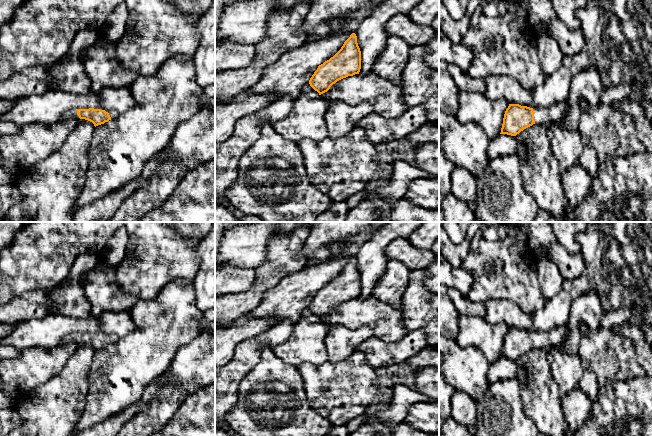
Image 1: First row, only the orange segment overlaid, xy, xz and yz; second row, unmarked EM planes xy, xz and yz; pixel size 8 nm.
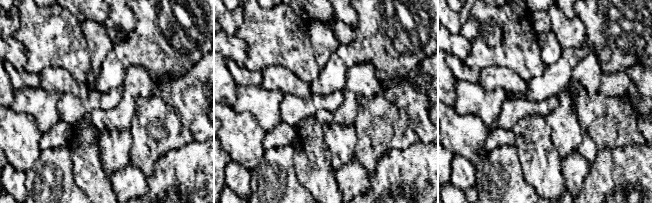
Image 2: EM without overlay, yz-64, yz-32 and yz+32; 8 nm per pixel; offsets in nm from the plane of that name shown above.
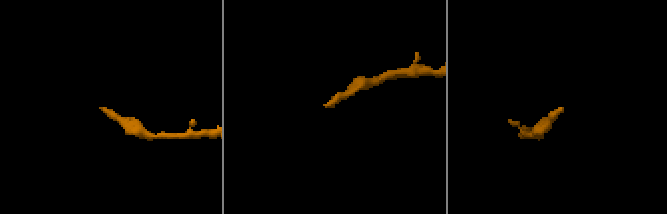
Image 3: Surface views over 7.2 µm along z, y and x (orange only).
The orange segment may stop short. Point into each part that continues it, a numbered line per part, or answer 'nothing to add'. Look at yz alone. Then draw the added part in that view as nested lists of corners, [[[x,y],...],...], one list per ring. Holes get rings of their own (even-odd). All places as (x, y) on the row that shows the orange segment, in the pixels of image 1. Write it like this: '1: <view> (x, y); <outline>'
1: yz (556, 111); [[[566,101],[555,103],[549,107],[533,107],[534,121],[536,124],[542,125],[546,122],[555,122],[564,116],[566,109]]]

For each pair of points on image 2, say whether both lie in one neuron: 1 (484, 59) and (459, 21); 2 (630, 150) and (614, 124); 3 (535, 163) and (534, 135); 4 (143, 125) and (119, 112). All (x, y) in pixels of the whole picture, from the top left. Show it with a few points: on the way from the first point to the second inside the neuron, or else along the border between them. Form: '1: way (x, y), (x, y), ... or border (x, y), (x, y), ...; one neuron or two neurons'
1: border (471, 10), (467, 20), (458, 32); two neurons
2: border (641, 143), (627, 143), (622, 146), (604, 149); two neurons
3: way (537, 156), (536, 142); one neuron
4: border (138, 96), (129, 128); two neurons

